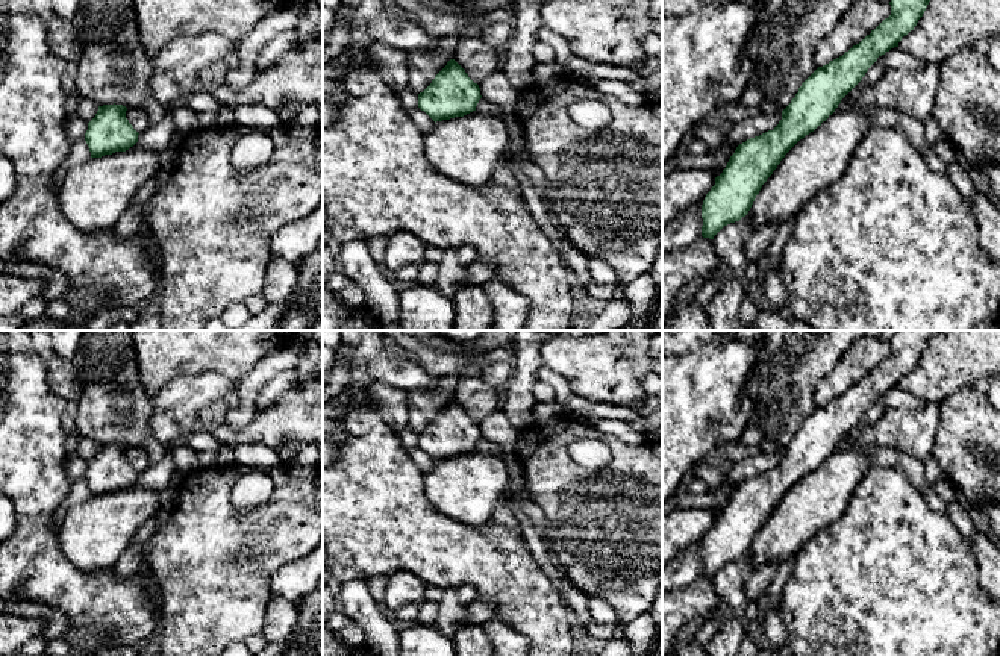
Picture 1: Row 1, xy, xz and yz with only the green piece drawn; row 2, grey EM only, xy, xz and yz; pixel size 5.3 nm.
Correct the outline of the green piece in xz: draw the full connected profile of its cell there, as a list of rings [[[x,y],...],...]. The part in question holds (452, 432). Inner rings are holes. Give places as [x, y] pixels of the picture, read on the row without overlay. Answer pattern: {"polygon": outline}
{"polygon": [[[450,398],[432,423],[418,433],[418,447],[436,462],[476,450],[480,438],[479,424],[455,398]]]}

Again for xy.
{"polygon": [[[115,442],[98,445],[85,473],[91,497],[126,491],[138,482],[139,473],[126,458],[126,450],[126,445]]]}

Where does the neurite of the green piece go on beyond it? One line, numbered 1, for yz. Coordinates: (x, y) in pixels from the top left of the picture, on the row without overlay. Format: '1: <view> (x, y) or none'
1: none

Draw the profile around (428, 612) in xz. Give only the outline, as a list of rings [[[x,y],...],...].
[[[424,601],[414,623],[433,624],[439,612],[439,603]]]

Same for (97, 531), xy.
[[[136,482],[126,491],[74,504],[59,526],[59,548],[73,553],[74,565],[82,571],[111,570],[165,498],[164,492]]]

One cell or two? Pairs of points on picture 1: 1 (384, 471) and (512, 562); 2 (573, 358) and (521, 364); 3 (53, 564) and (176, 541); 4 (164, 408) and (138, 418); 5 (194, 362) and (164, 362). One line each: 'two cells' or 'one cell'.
1: one cell
2: two cells
3: two cells
4: two cells
5: one cell

